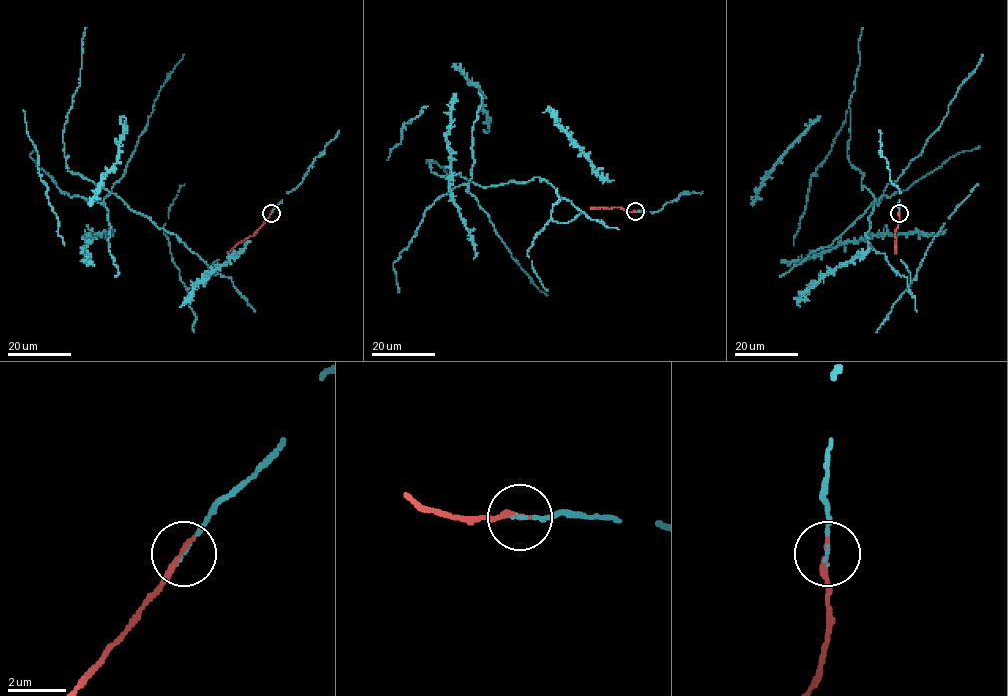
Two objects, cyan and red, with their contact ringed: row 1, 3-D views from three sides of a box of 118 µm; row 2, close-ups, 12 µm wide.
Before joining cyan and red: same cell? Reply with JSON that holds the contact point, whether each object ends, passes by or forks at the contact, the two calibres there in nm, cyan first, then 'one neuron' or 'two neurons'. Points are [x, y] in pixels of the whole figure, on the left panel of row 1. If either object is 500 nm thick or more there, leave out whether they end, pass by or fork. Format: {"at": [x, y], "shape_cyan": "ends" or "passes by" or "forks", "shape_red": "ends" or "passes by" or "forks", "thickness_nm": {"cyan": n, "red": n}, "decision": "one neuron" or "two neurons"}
{"at": [271, 213], "shape_cyan": "ends", "shape_red": "ends", "thickness_nm": {"cyan": 80, "red": 220}, "decision": "one neuron"}

